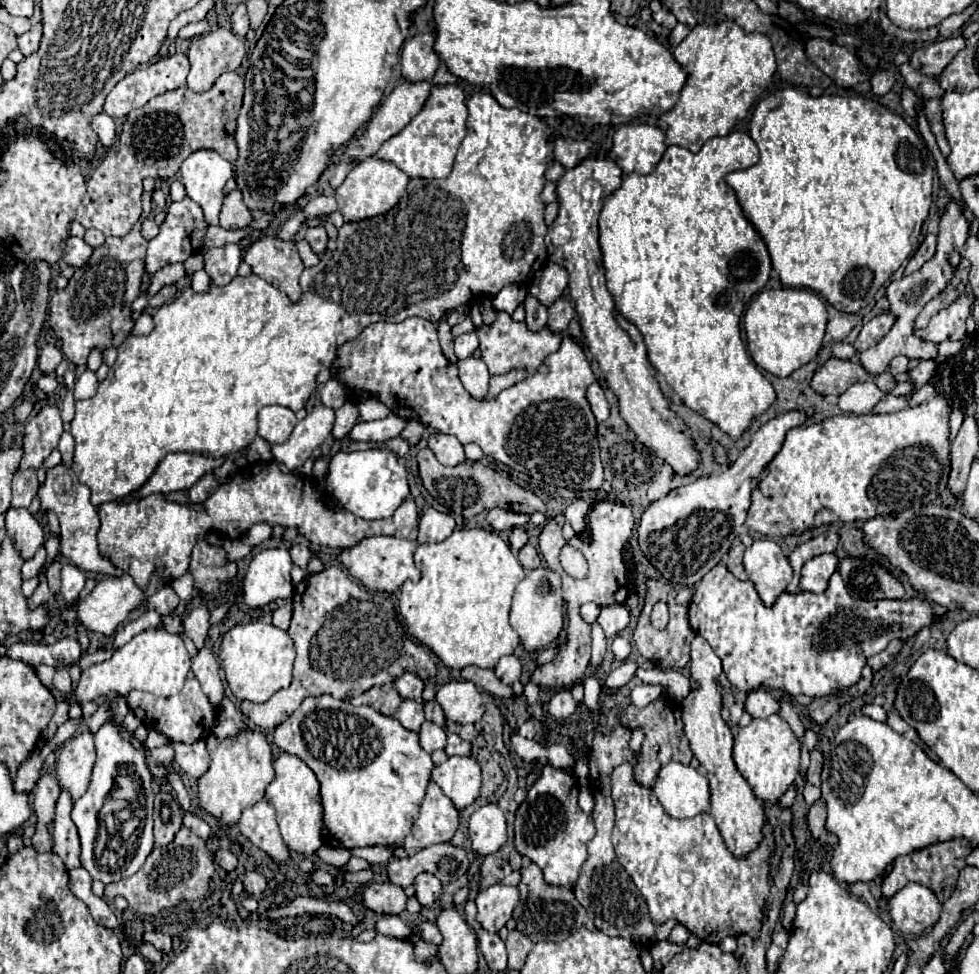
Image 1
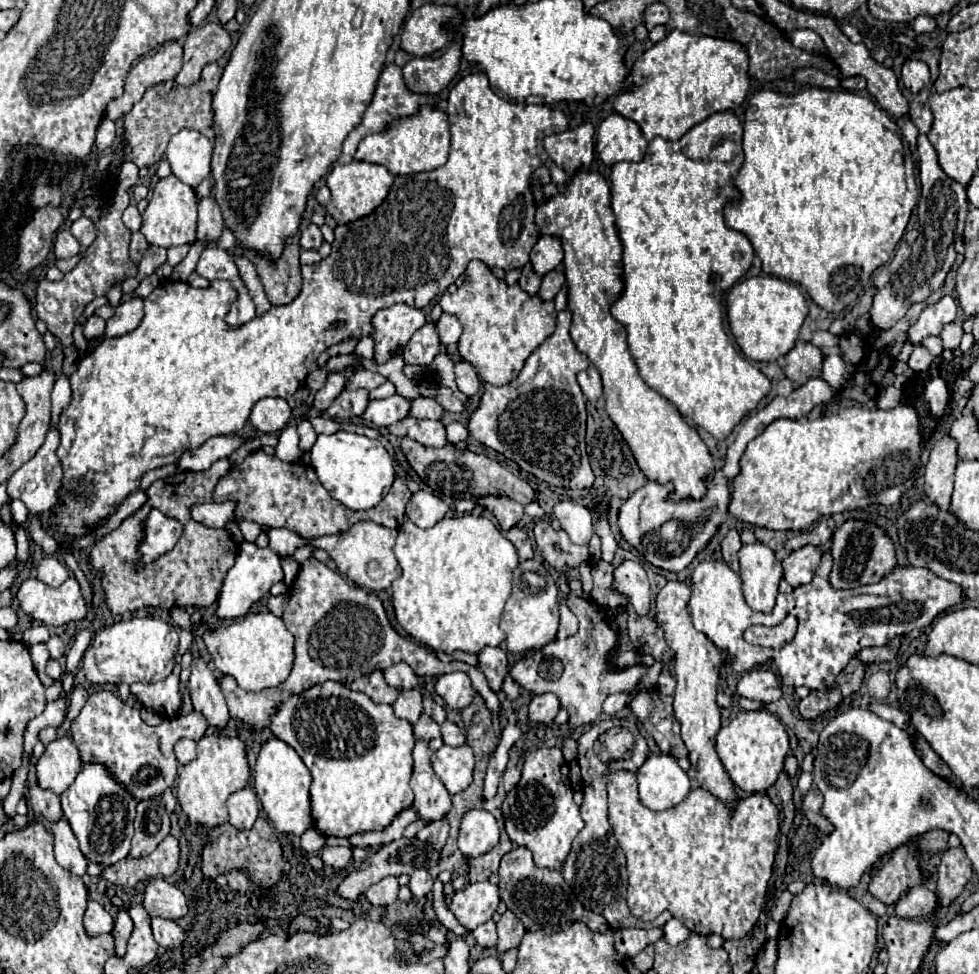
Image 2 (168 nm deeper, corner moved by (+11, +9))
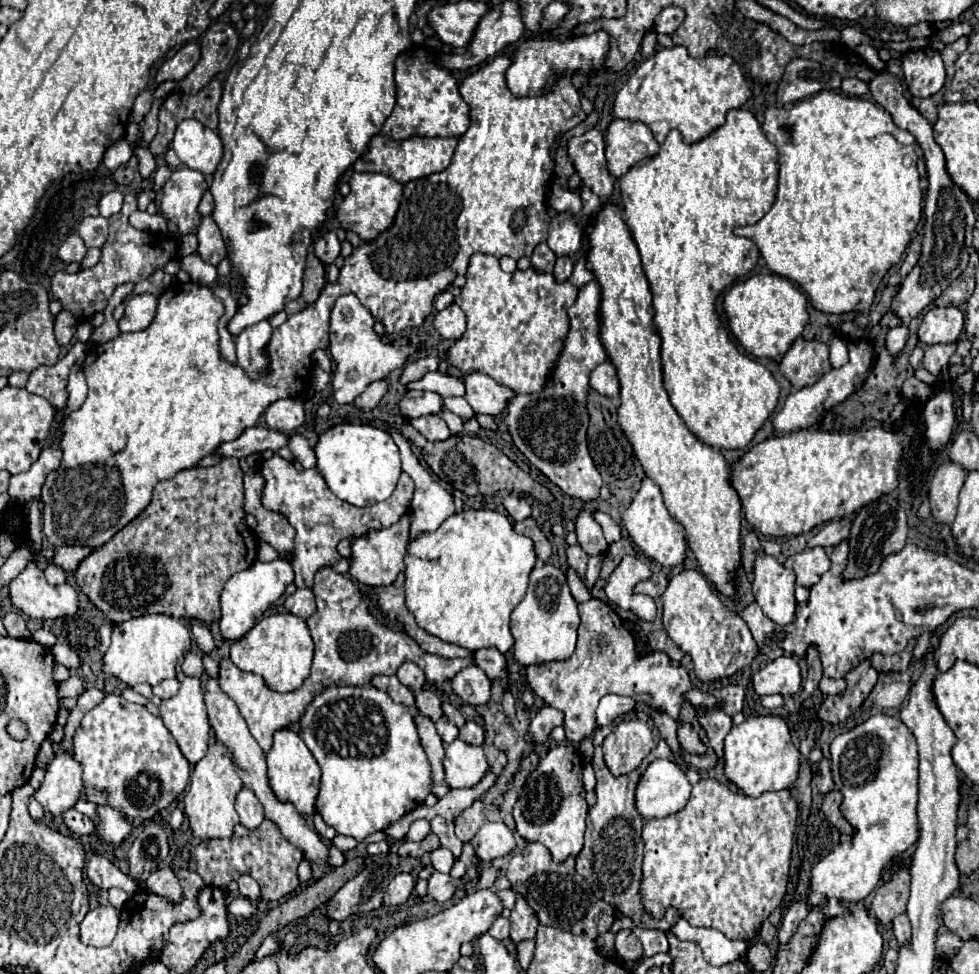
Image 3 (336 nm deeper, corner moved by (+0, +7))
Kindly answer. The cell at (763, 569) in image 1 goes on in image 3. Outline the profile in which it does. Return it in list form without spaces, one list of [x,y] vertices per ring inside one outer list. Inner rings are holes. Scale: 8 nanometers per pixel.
[[[759,556],[753,570],[753,594],[763,614],[777,626],[795,622],[795,572],[773,556]]]

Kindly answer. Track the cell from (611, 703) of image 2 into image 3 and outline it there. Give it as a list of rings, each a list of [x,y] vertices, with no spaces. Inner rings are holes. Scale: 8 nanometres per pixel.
[[[607,694],[597,706],[595,718],[597,718],[597,728],[613,724],[613,720],[625,712],[631,712],[635,706],[635,700],[627,696],[617,696],[617,694]]]

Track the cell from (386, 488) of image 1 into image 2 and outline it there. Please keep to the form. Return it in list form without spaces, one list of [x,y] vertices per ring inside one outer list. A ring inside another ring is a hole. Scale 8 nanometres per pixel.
[[[336,432],[330,436],[320,434],[310,450],[310,464],[330,496],[350,510],[368,510],[378,506],[396,478],[394,460],[382,442],[350,432]]]

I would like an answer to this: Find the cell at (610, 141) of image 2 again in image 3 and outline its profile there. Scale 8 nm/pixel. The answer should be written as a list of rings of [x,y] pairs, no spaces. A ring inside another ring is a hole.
[[[613,120],[607,128],[607,170],[613,178],[621,178],[631,166],[643,158],[655,156],[659,144],[653,138],[653,132],[643,122]]]

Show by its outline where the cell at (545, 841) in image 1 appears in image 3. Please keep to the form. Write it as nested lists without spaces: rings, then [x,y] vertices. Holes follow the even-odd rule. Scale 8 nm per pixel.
[[[571,744],[551,748],[549,754],[539,762],[537,770],[531,772],[513,810],[517,832],[527,842],[541,842],[547,846],[555,862],[563,862],[567,856],[577,856],[583,848],[587,802],[585,788],[579,782],[579,776],[573,774],[575,764],[579,764],[579,754]]]

